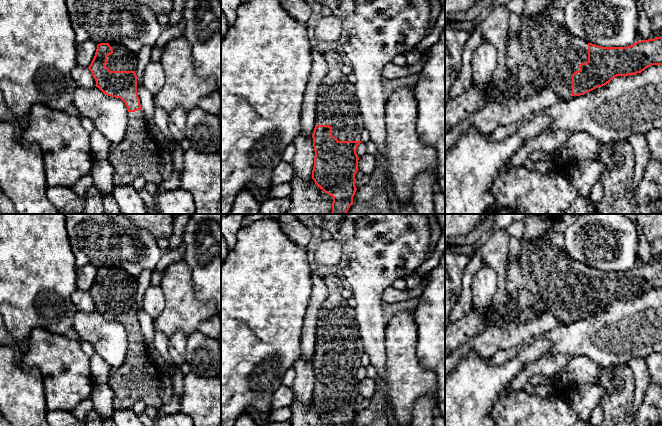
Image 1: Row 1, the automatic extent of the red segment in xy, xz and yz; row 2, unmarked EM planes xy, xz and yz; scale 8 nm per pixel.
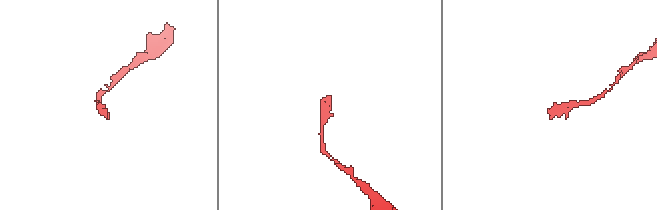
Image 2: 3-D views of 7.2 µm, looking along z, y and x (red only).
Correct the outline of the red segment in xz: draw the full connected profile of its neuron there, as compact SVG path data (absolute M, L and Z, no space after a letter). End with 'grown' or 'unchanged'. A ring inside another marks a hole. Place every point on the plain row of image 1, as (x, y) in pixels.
M327 275L323 279L328 289L328 296L318 313L316 349L312 358L315 375L312 403L320 413L333 421L333 426L353 426L353 421L357 414L355 399L359 394L359 381L356 374L361 367L361 356L364 353L363 344L360 338L355 309L341 295L342 290L346 287L344 280L334 275Z | grown

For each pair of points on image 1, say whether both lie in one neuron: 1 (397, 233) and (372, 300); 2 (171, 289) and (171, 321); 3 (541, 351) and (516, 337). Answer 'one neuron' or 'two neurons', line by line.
1: one neuron
2: one neuron
3: two neurons

